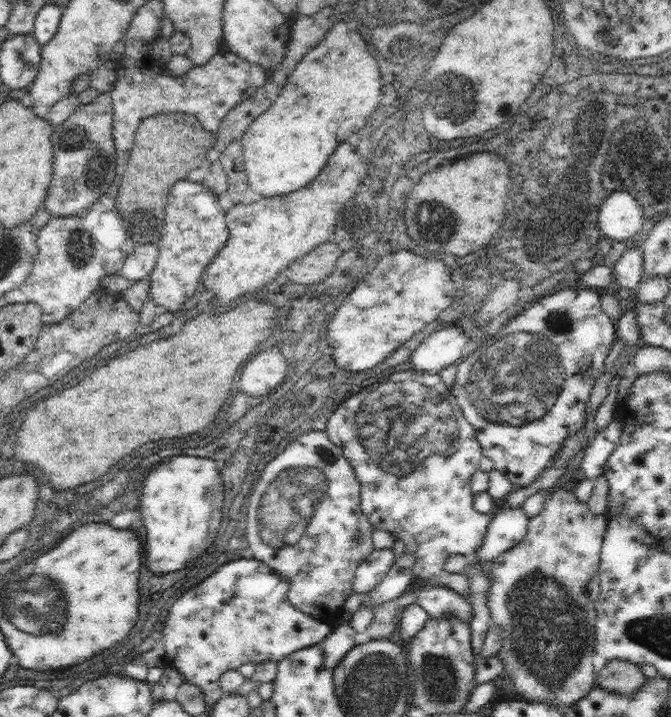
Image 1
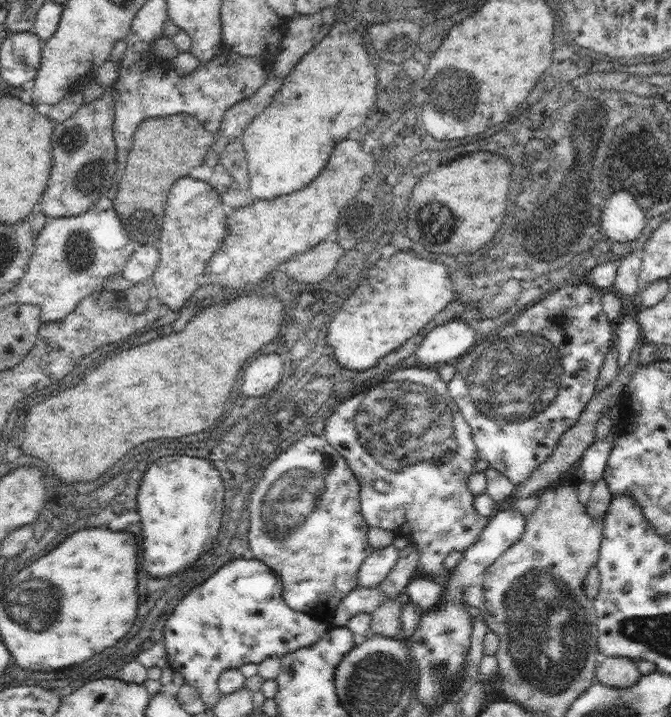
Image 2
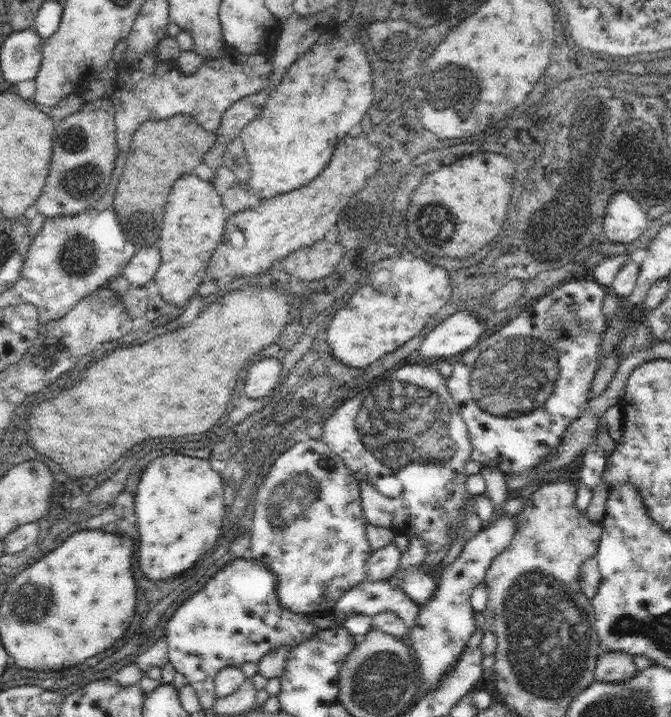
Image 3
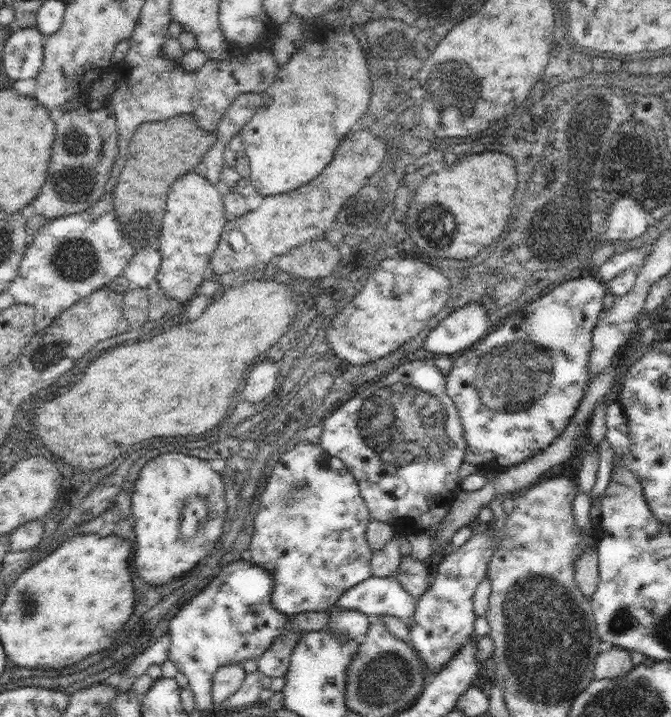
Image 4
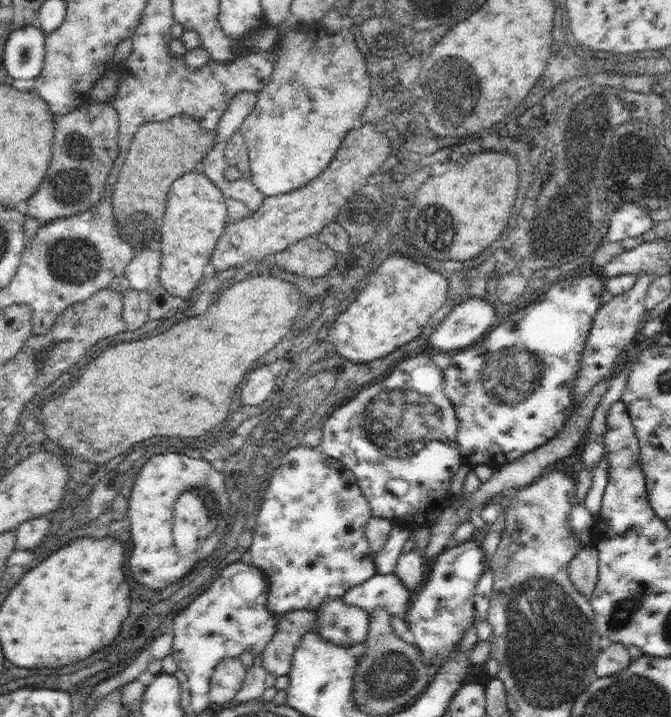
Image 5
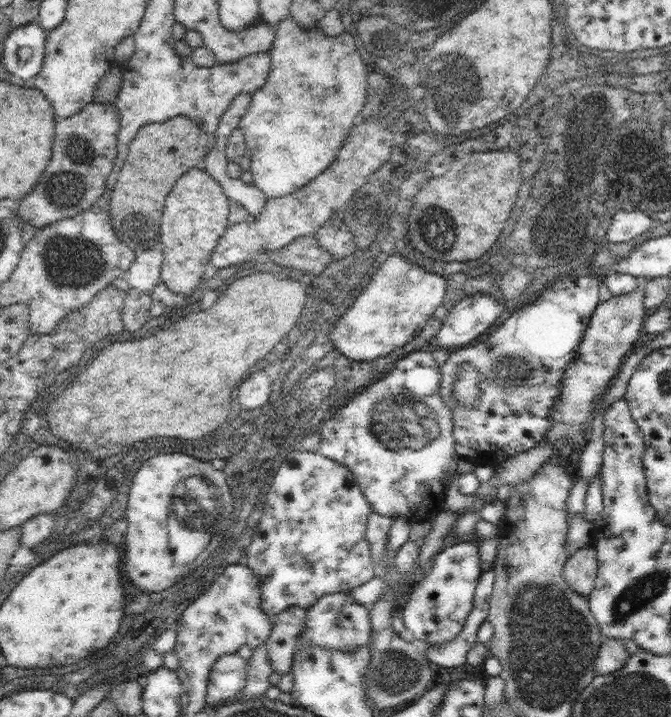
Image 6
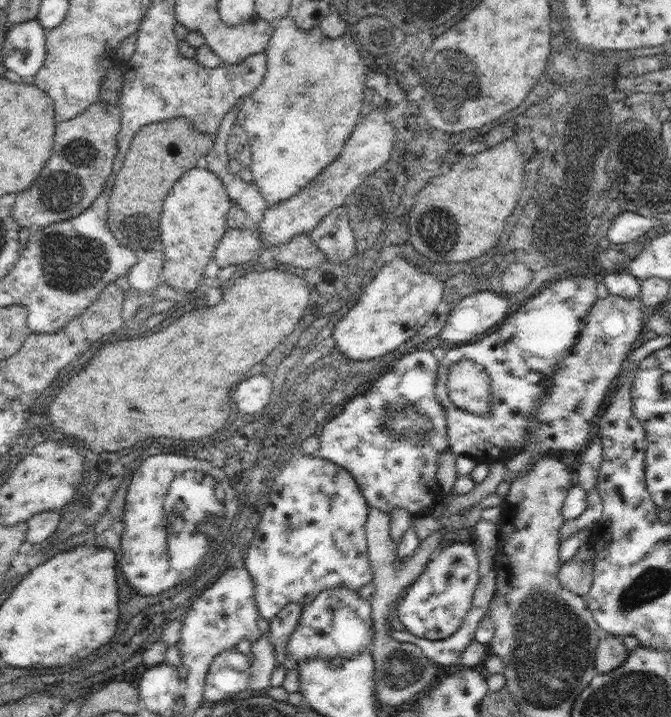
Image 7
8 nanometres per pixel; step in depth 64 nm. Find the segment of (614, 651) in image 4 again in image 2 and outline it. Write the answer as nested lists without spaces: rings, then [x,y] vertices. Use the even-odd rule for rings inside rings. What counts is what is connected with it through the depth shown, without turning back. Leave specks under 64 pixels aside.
[[[607,657],[601,666],[595,669],[595,682],[616,689],[636,685],[640,676],[636,662],[627,657]]]

